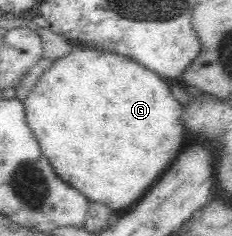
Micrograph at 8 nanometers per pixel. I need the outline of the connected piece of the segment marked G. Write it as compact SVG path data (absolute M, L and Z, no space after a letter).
M71 42L70 52L51 62L52 64L42 72L42 76L36 80L34 86L28 90L28 94L26 94L23 103L25 120L28 123L28 127L32 130L34 137L37 139L43 155L48 157L55 172L65 182L80 189L88 197L89 201L106 203L110 207L116 208L116 210L118 208L131 209L149 187L162 176L162 173L168 170L170 164L172 164L172 159L188 140L186 137L188 133L185 129L185 121L188 121L189 110L174 98L174 94L172 94L172 90L170 90L166 79L146 67L146 65L140 63L140 61L136 61L134 57L128 58L122 55L122 53L104 47L104 45L88 45Z

